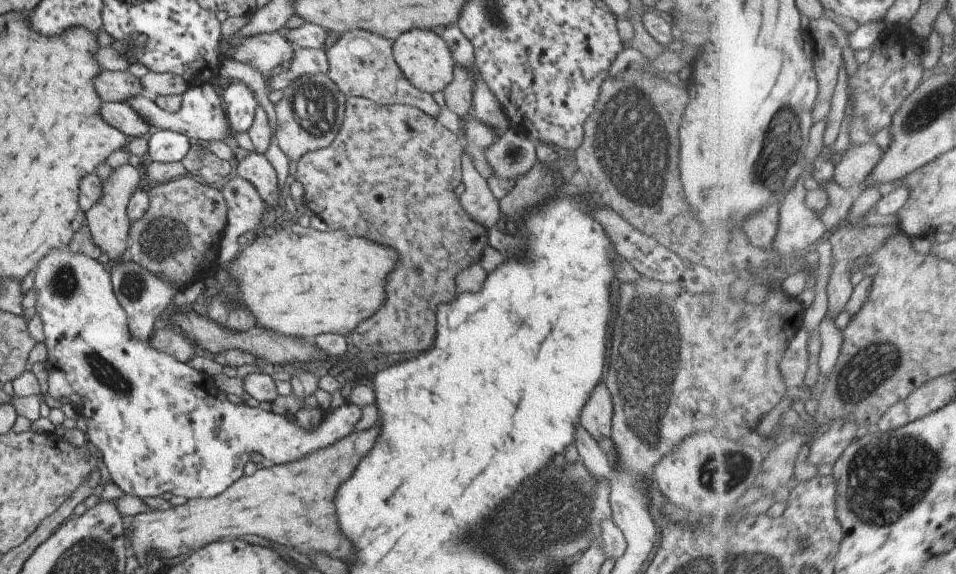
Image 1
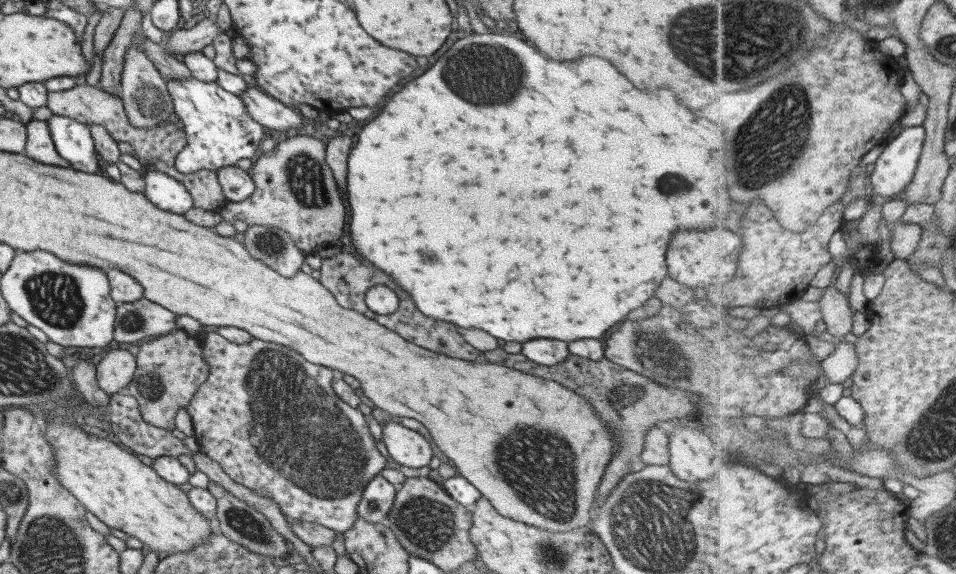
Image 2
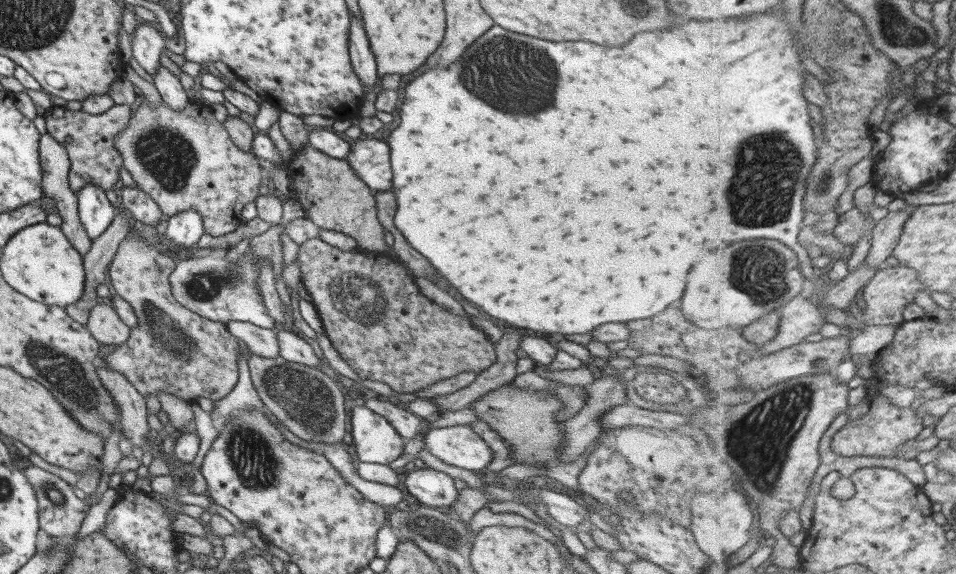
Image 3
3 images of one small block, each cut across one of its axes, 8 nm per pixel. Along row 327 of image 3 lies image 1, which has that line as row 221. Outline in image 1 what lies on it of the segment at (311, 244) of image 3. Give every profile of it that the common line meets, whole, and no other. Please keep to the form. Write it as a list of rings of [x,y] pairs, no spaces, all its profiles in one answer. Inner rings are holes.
[[[346,97],[344,99],[344,117],[342,120],[342,128],[335,134],[331,144],[327,148],[315,150],[315,152],[305,152],[296,162],[295,180],[301,184],[303,188],[303,200],[305,207],[309,208],[313,214],[319,217],[327,226],[329,231],[343,230],[345,234],[359,234],[363,238],[369,238],[371,242],[377,242],[379,246],[387,246],[399,256],[399,262],[395,264],[395,270],[391,270],[391,274],[387,274],[385,278],[385,302],[383,306],[379,306],[379,310],[375,310],[375,314],[371,314],[367,320],[359,322],[359,326],[355,326],[355,330],[350,332],[348,347],[364,356],[372,354],[381,354],[381,356],[389,356],[389,354],[411,354],[411,352],[421,352],[431,344],[433,338],[433,308],[437,302],[445,302],[451,300],[455,296],[455,288],[453,280],[455,274],[463,268],[477,264],[481,257],[482,250],[488,245],[487,235],[489,230],[485,226],[481,226],[479,222],[475,222],[473,218],[469,218],[469,214],[459,204],[459,196],[454,194],[454,189],[461,182],[461,155],[463,154],[463,144],[451,133],[445,129],[435,119],[425,116],[424,112],[417,110],[409,105],[387,105],[379,106],[376,102],[371,102],[365,97]]]

